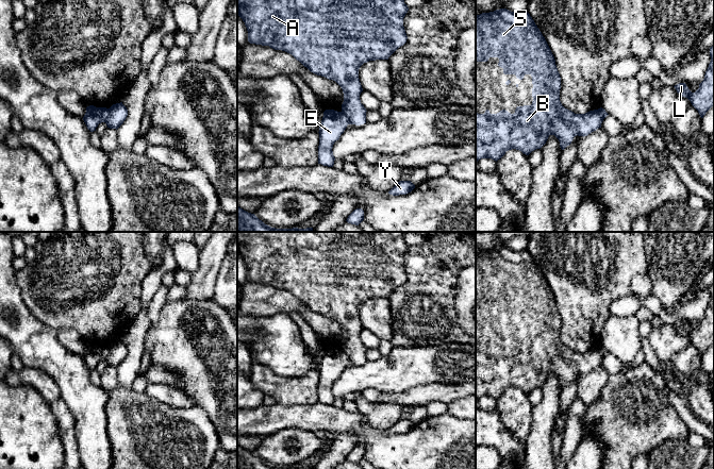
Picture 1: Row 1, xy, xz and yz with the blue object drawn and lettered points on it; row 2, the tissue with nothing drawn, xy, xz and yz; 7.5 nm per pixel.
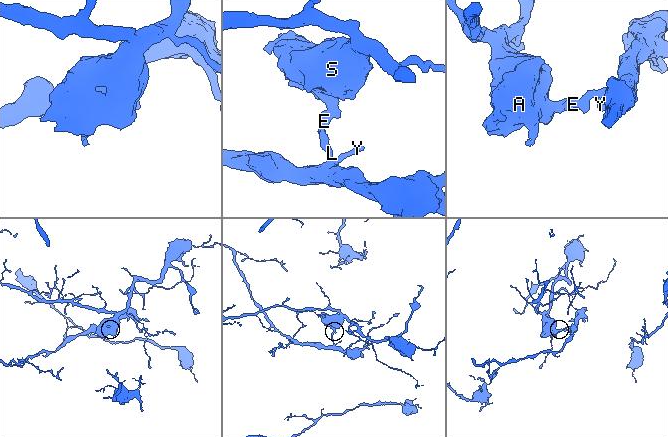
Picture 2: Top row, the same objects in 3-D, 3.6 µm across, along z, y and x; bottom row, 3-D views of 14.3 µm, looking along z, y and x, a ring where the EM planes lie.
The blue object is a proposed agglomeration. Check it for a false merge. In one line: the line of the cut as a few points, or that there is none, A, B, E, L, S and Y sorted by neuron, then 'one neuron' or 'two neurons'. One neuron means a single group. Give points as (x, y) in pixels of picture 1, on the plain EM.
xy (110, 347), (109, 354), (104, 359) | A B S / E L Y | two neurons

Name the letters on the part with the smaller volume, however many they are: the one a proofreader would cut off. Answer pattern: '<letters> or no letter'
E, L, Y

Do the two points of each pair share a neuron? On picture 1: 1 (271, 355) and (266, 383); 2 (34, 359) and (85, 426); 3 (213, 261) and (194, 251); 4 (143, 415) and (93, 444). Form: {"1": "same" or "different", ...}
{"1": "different", "2": "same", "3": "different", "4": "different"}

